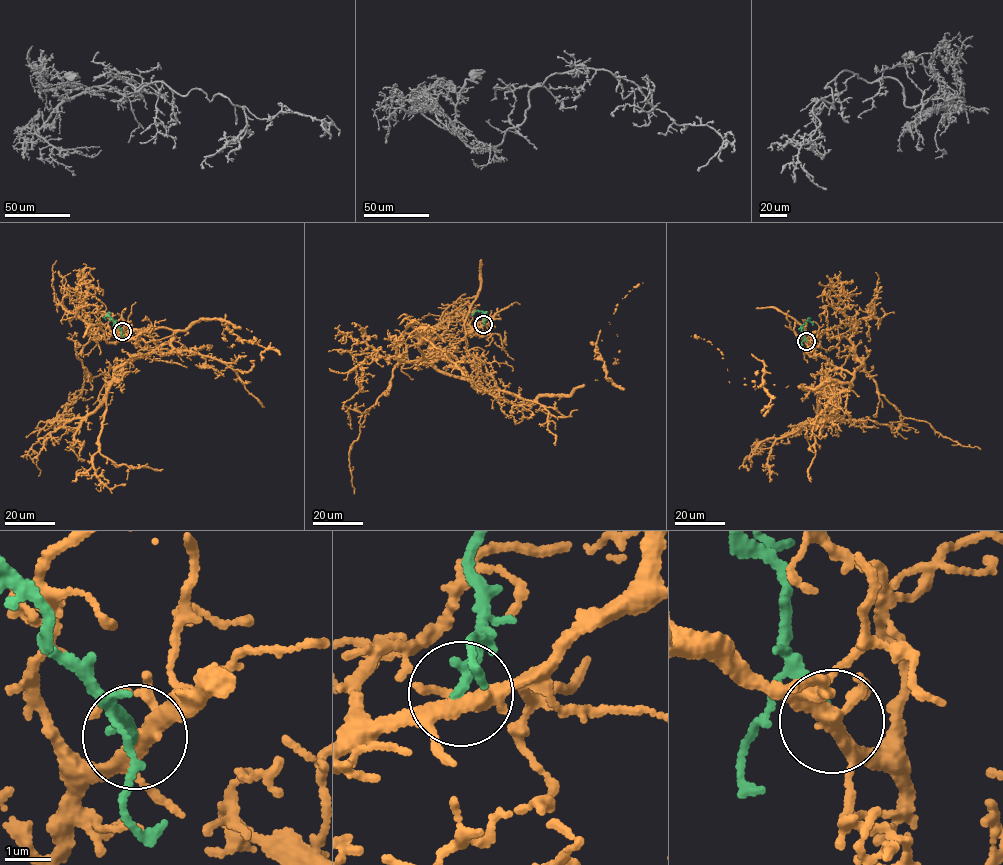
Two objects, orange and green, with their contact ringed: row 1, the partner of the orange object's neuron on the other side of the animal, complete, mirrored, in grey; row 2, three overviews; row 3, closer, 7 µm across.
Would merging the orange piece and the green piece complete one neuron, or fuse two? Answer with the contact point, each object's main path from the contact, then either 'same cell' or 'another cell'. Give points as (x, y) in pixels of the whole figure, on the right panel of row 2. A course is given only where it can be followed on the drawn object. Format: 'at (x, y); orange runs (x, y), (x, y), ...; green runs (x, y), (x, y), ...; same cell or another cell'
at (806, 341); orange runs (806, 341), (851, 373), (851, 386), (836, 380), (768, 395), (763, 381), (728, 370), (719, 349), (690, 336); green runs (806, 341), (801, 330), (808, 320), (813, 322); same cell

